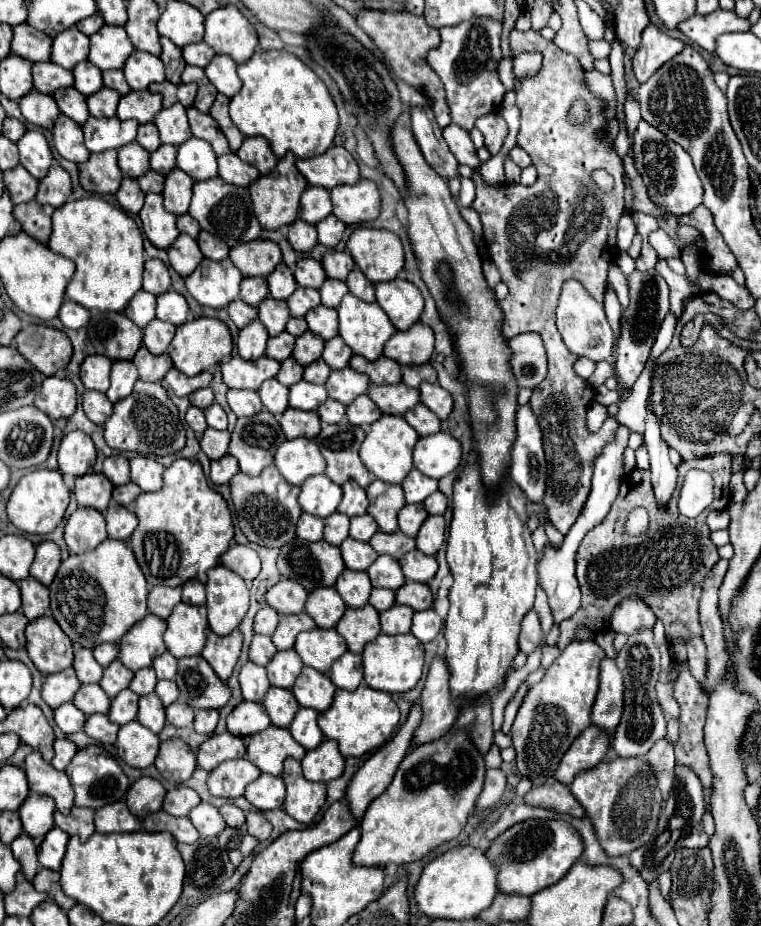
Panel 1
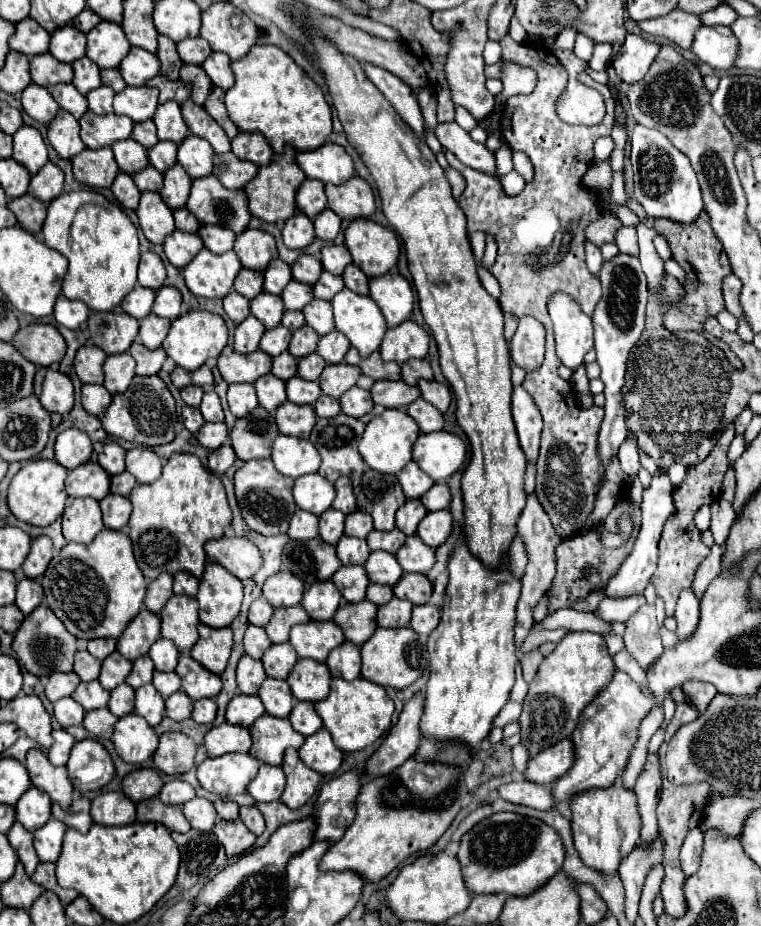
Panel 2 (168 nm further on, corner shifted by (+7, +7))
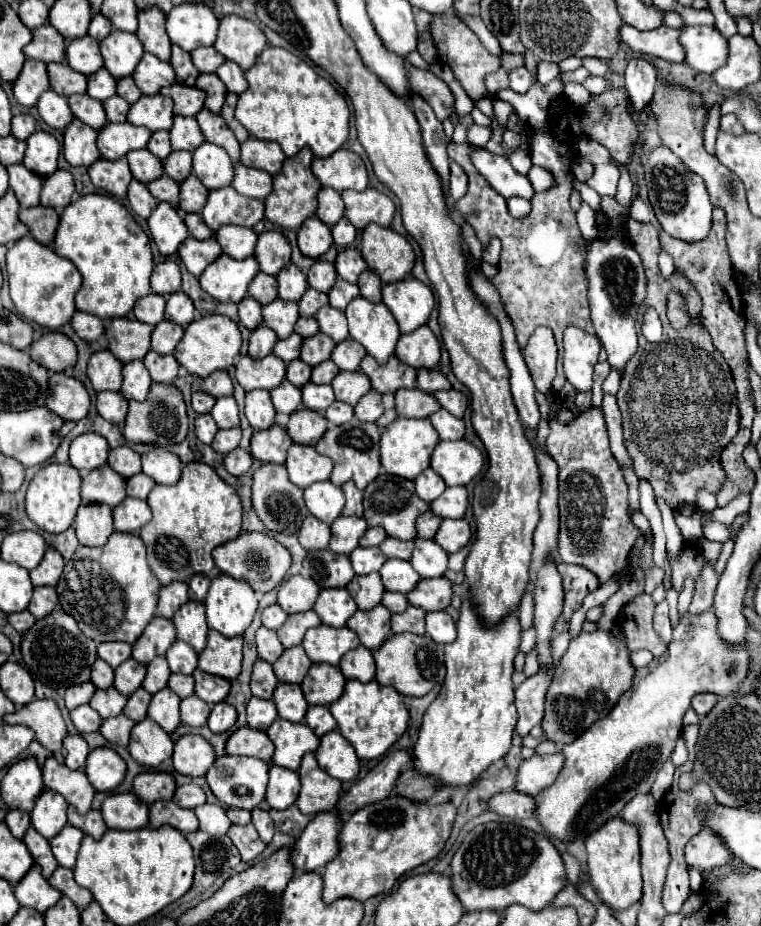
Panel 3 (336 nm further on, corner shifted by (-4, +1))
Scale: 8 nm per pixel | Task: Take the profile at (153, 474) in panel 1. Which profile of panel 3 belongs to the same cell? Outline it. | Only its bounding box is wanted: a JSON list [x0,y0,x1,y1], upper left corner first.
[141,448,183,484]

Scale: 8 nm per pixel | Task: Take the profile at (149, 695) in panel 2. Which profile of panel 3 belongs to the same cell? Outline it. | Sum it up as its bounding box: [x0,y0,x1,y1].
[149,688,179,734]

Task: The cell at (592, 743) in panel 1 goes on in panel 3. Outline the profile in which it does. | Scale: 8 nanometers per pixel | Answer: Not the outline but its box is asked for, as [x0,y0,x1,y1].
[515,754,563,796]

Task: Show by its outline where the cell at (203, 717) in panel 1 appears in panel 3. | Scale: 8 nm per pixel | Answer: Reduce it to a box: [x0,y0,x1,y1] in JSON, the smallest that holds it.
[209,702,237,732]

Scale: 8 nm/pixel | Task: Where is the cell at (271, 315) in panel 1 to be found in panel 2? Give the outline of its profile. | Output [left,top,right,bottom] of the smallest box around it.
[252,292,284,330]

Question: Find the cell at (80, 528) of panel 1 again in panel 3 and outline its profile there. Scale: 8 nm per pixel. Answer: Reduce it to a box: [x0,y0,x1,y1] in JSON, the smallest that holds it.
[75,504,113,546]

